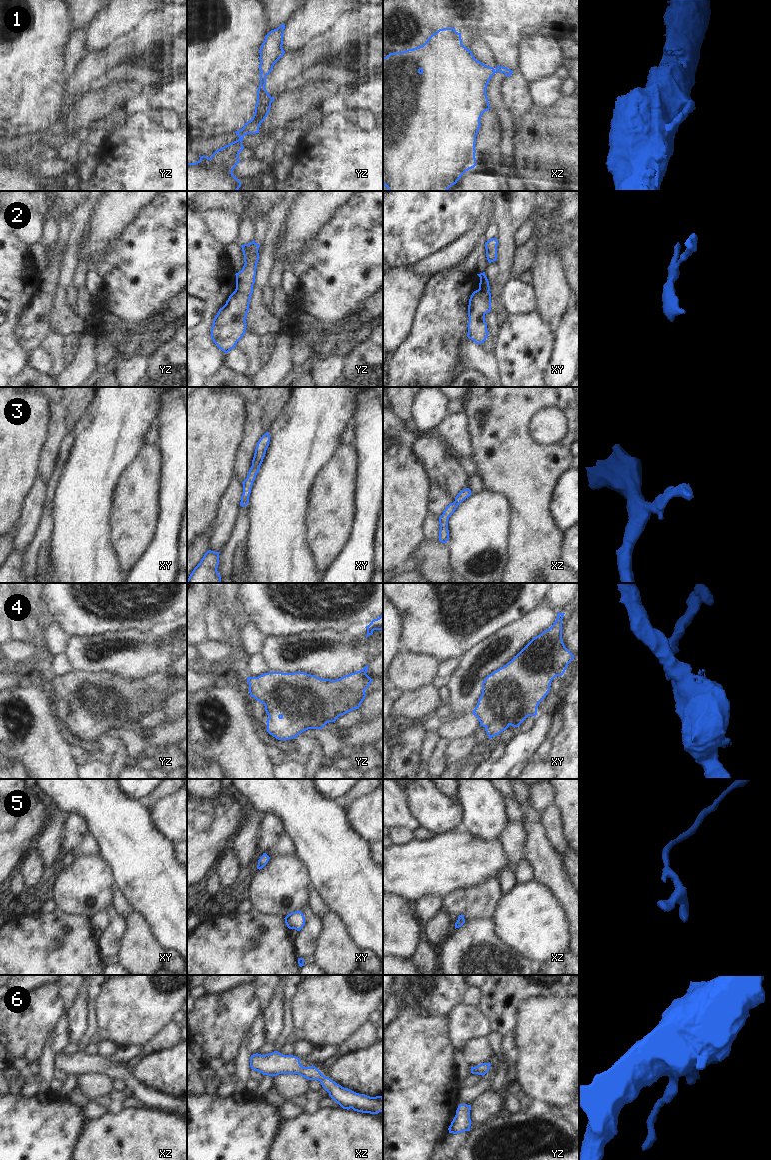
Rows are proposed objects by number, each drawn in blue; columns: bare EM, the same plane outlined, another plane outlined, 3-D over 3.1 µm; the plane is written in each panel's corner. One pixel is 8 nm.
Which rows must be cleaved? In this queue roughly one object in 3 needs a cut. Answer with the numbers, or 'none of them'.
none of them

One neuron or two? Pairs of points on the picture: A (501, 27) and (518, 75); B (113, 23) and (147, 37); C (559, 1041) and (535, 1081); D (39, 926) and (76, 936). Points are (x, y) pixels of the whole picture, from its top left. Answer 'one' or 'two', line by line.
A: two
B: two
C: one
D: one

